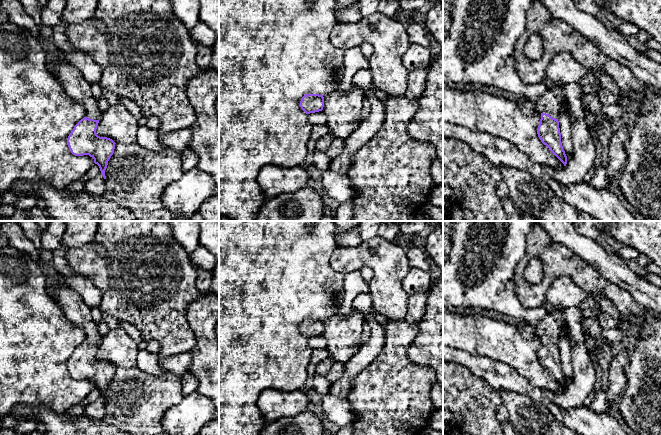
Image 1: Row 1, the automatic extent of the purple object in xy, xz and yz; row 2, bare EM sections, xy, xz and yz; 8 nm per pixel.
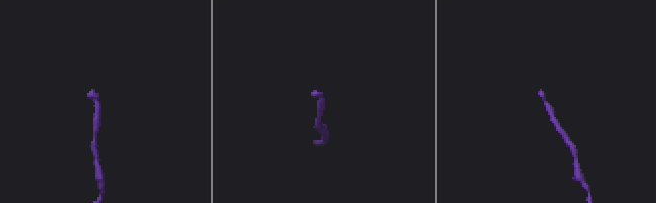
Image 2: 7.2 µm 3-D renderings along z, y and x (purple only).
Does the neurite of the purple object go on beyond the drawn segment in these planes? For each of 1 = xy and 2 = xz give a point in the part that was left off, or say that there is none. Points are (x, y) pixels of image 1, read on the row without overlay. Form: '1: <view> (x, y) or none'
1: xy (75, 309)
2: none

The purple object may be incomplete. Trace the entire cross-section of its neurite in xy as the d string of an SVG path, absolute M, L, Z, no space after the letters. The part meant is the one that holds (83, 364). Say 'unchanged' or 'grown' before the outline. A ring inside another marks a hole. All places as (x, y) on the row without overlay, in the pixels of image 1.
grown; M58 281L55 282L55 286L55 299L63 313L74 325L82 327L86 333L86 340L74 350L67 362L68 371L75 380L89 379L92 381L106 403L105 394L114 377L116 367L96 357L103 338L99 334L98 324L92 318L90 307L76 291Z

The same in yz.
grown; M554 307L537 326L541 336L541 343L537 358L541 366L566 390L567 380L561 367L559 352L559 338L562 327L565 325L563 310Z

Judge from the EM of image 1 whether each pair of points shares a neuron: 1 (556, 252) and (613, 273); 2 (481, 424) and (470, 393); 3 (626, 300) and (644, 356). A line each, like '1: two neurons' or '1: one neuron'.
1: two neurons
2: one neuron
3: two neurons

